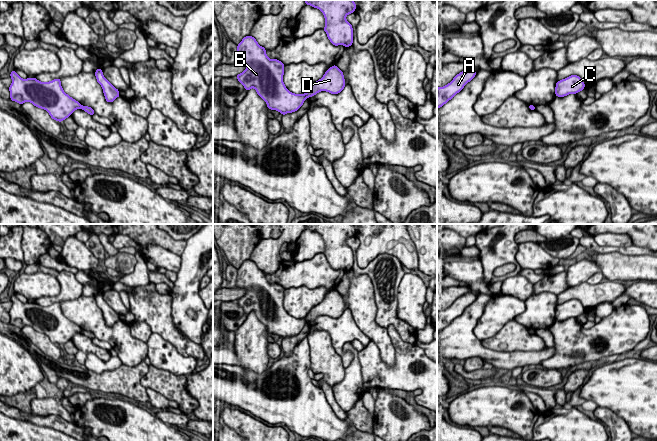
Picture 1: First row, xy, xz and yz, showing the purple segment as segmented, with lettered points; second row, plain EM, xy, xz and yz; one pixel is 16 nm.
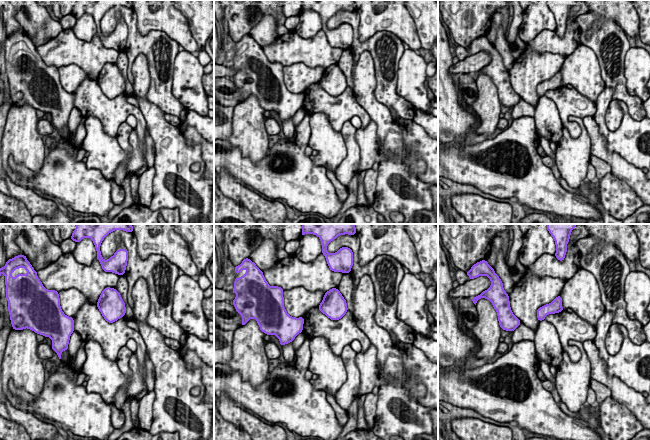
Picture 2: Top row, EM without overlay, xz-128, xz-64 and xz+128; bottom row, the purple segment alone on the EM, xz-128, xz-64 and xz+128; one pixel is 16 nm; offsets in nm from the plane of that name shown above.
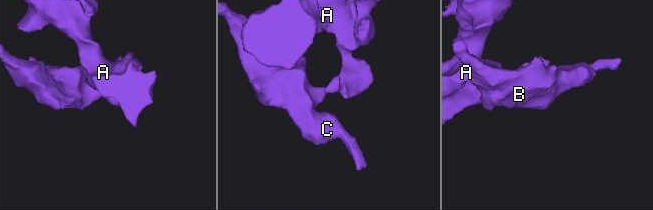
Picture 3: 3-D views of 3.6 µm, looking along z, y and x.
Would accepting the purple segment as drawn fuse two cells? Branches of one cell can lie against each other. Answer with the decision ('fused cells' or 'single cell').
fused cells

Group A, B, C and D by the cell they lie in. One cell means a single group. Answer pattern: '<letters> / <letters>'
A D / B C

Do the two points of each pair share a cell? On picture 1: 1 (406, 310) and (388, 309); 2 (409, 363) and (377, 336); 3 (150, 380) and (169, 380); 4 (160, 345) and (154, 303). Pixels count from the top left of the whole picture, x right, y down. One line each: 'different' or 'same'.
1: different
2: different
3: same
4: different

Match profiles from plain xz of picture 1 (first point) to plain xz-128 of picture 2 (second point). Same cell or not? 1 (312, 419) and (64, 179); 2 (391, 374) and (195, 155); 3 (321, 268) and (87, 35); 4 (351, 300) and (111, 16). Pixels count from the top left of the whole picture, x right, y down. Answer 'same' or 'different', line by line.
1: same
2: different
3: different
4: different

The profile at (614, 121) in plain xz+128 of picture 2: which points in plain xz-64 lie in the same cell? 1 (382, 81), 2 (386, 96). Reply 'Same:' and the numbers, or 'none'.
Same: none

